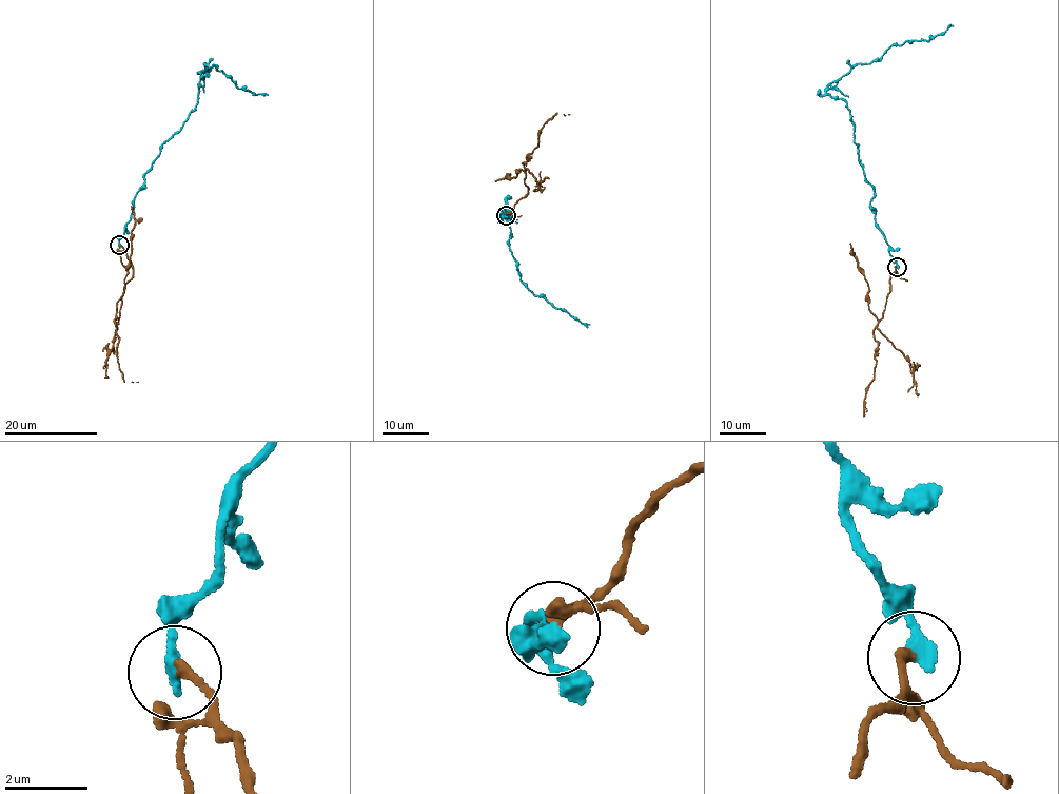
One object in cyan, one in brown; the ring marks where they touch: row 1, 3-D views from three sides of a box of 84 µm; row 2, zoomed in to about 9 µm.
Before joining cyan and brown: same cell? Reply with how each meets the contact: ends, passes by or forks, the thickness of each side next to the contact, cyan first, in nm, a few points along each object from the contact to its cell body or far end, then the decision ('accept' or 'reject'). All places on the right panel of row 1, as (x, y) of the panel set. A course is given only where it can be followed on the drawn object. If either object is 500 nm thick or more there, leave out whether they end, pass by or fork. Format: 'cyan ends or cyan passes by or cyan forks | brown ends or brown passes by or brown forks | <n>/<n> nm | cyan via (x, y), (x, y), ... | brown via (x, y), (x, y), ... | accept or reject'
cyan ends | brown ends | 380/220 nm | cyan via (897, 267), (870, 204), (849, 111), (826, 90), (890, 46), (927, 41), (950, 23) | brown via (897, 267), (890, 274), (882, 317), (874, 331), (877, 342), (876, 367), (863, 414), (866, 408) | reject

